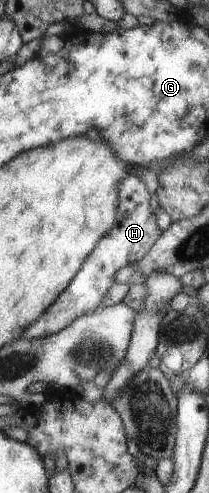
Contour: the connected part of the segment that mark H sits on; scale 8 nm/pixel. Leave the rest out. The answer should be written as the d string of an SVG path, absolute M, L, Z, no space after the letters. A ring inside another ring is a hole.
M125 175L117 189L119 204L116 206L116 222L96 242L96 246L81 263L80 270L71 282L45 312L41 314L18 338L32 339L49 336L67 327L81 315L91 313L105 296L107 289L114 283L115 272L130 262L137 261L148 254L162 233L149 210L149 190L136 175Z

